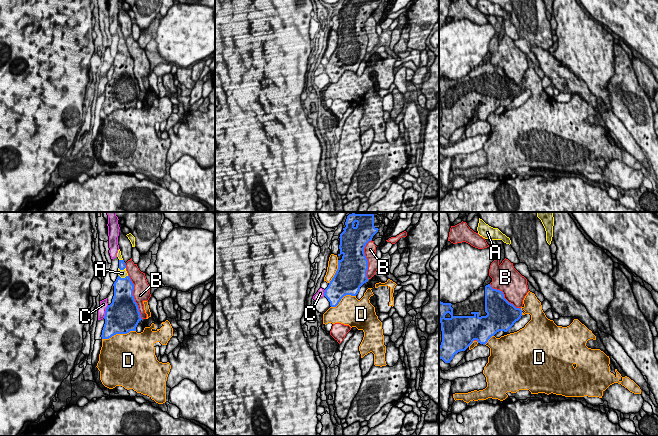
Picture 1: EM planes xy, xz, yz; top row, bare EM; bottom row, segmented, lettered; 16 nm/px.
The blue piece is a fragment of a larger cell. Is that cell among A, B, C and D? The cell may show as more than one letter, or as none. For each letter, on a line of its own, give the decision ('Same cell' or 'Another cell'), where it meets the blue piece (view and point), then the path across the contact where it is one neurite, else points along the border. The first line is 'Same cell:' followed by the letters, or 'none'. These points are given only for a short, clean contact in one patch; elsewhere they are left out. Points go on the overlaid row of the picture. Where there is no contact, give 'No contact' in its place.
Same cell: A
A: Same cell. Touches blue at xy (123, 278)
B: Another cell. Touches blue at xy (133, 296)
C: Another cell. Touches blue at xy (105, 311)
D: Another cell. Touches blue at xy (118, 333)

